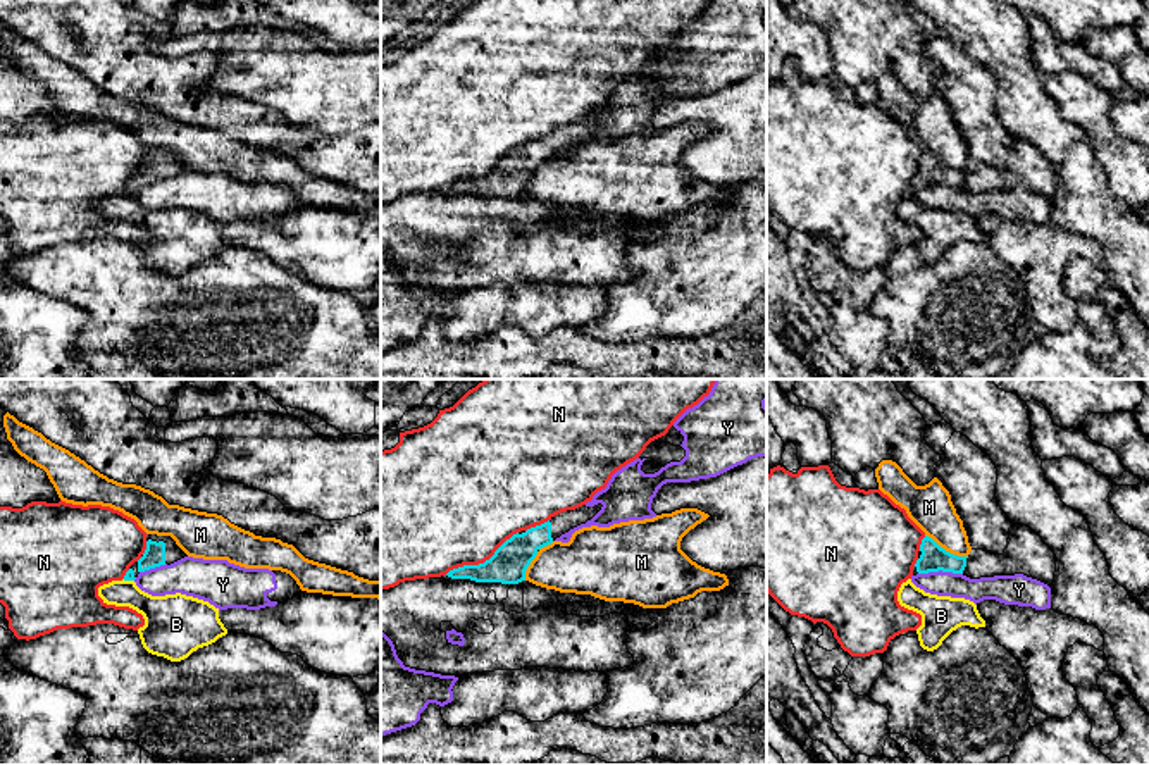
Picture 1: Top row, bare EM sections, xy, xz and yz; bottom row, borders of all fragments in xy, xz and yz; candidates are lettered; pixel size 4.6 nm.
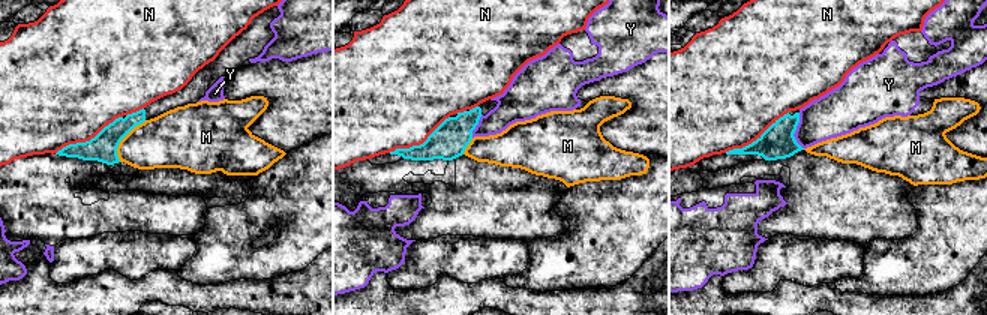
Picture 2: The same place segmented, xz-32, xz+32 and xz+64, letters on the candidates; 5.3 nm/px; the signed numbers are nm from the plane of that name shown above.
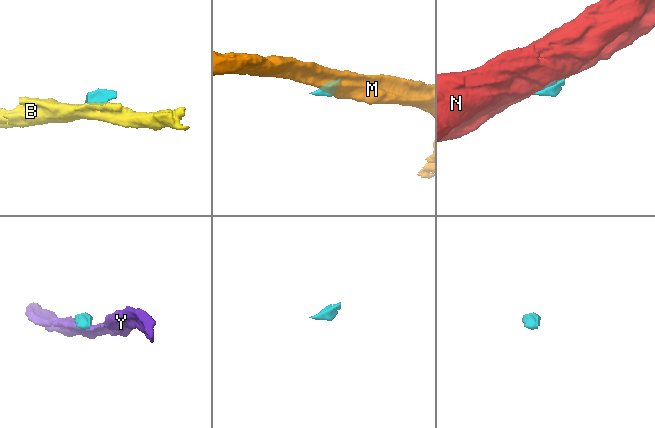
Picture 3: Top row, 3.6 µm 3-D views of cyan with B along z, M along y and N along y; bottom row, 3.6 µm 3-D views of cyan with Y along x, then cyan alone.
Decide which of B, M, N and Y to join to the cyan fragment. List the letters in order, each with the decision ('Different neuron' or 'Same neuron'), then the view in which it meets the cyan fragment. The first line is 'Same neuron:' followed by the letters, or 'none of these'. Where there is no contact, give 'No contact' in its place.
Same neuron: none of these
B: Different neuron. Touches cyan in xy
M: Different neuron. Touches cyan in xz
N: Different neuron. Touches cyan in xz
Y: Different neuron. Touches cyan in yz

